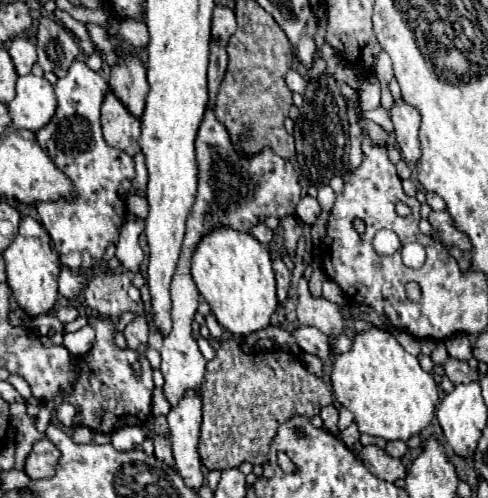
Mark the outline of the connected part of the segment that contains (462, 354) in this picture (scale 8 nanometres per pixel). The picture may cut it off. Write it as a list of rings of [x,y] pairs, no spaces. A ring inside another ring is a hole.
[[[456,334],[448,340],[444,340],[446,348],[448,348],[448,354],[452,358],[458,358],[458,360],[464,360],[468,362],[472,358],[472,346],[470,346],[470,340],[466,334]]]

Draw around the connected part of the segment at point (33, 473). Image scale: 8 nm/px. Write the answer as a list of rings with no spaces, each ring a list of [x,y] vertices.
[[[42,438],[34,444],[32,452],[28,454],[28,460],[24,464],[24,472],[30,476],[30,480],[50,478],[56,472],[58,458],[60,458],[58,448],[48,438]]]

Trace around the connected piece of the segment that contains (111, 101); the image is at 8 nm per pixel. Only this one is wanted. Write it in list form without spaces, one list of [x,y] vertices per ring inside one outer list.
[[[112,90],[106,92],[106,98],[102,102],[102,130],[104,140],[110,146],[124,150],[130,156],[140,152],[140,120],[132,116],[128,108],[124,108]]]

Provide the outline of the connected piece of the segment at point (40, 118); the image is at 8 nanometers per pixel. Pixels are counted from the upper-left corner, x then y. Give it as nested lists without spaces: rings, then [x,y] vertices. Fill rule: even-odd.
[[[34,74],[20,76],[16,82],[16,96],[8,104],[10,124],[8,130],[40,130],[50,122],[56,112],[54,88],[46,78]]]

